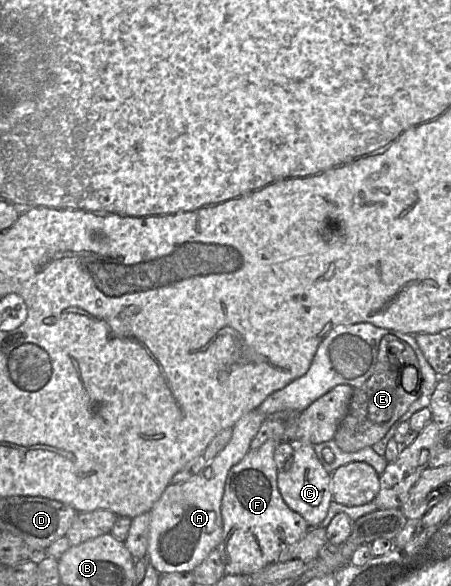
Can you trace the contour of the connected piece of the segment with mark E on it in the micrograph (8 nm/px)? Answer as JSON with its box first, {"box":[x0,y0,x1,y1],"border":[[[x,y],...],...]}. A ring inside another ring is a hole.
{"box":[334,335,422,452],"border":[[[388,335],[382,337],[377,355],[377,362],[372,375],[366,380],[360,387],[354,389],[352,398],[349,403],[347,413],[340,423],[335,436],[334,441],[337,446],[343,452],[357,452],[365,447],[371,447],[378,441],[380,441],[391,426],[404,415],[411,404],[415,402],[421,395],[422,389],[422,375],[420,372],[420,366],[418,364],[417,356],[412,347],[405,341],[399,339],[394,335]],[[411,365],[418,370],[417,385],[412,393],[406,392],[401,384],[401,373],[405,366]]]}

